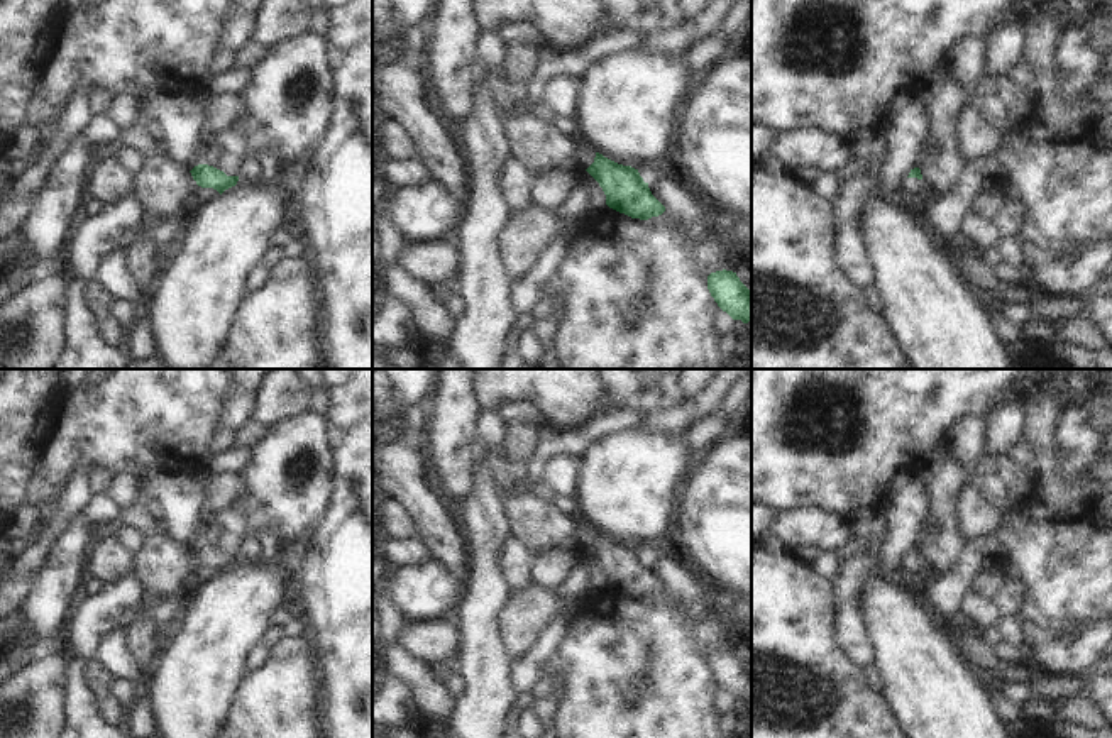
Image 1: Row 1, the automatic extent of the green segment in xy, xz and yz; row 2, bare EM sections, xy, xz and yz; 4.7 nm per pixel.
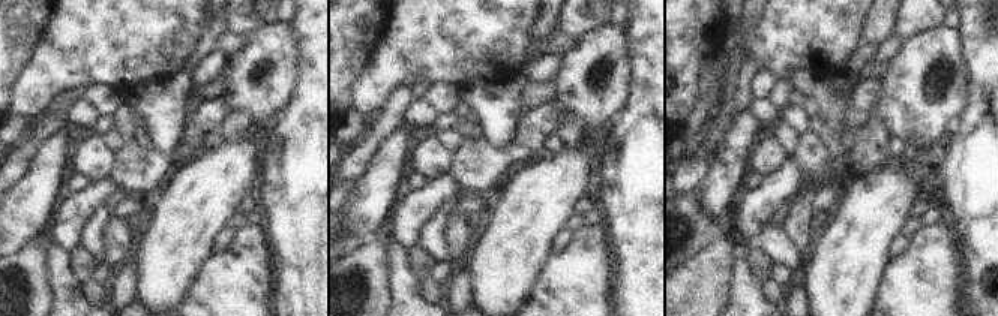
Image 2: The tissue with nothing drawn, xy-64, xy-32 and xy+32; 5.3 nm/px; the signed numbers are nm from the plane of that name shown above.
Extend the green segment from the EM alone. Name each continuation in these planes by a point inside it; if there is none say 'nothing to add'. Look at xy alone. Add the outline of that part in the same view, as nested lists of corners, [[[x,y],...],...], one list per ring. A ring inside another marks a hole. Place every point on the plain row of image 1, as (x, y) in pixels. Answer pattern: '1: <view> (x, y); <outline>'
1: xy (161, 566); [[[161,531],[146,537],[142,548],[132,557],[132,572],[151,603],[183,596],[183,586],[196,567],[191,552]]]

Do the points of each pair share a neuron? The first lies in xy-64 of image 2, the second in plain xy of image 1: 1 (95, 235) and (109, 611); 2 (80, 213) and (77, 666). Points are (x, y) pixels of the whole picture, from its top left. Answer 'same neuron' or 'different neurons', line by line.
1: different neurons
2: different neurons

